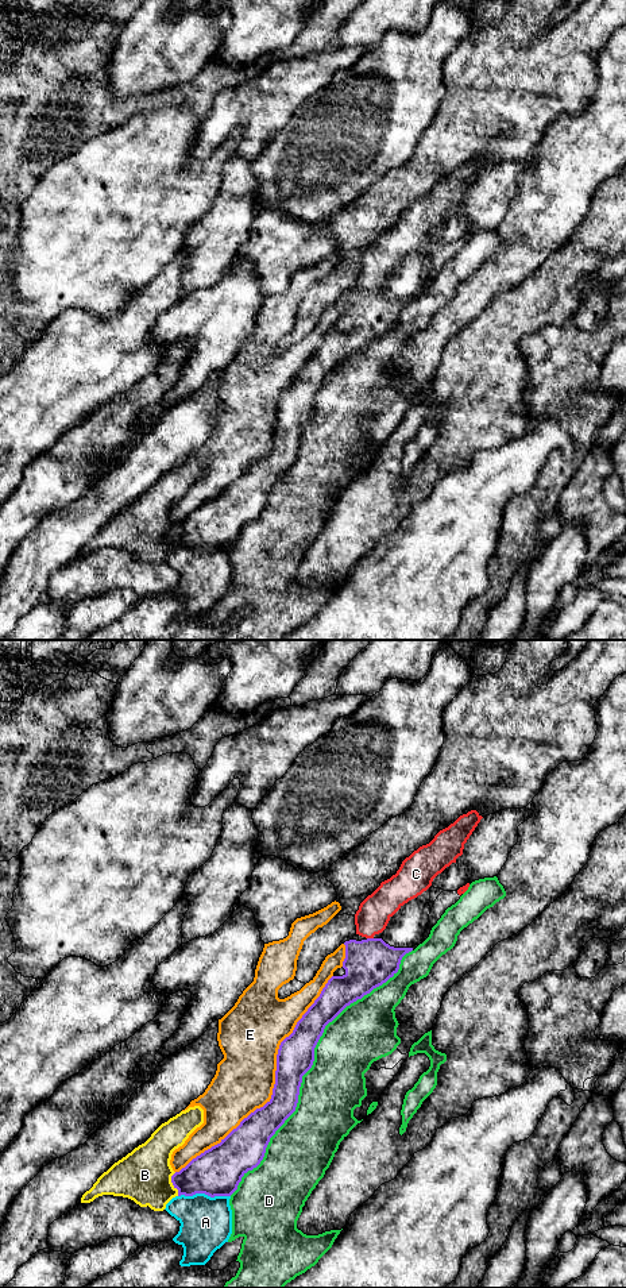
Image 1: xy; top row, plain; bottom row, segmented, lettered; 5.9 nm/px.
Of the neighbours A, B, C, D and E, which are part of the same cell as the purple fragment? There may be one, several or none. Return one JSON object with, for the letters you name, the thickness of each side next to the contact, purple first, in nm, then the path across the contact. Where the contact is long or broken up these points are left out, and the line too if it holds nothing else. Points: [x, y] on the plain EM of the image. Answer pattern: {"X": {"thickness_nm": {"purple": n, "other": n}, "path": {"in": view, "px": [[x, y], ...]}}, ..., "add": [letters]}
{"C": {"thickness_nm": {"purple": 280, "other": 200}, "path": {"in": "xy", "px": [[368, 315], [370, 290], [370, 272], [374, 265]]}}, "add": ["C"]}

